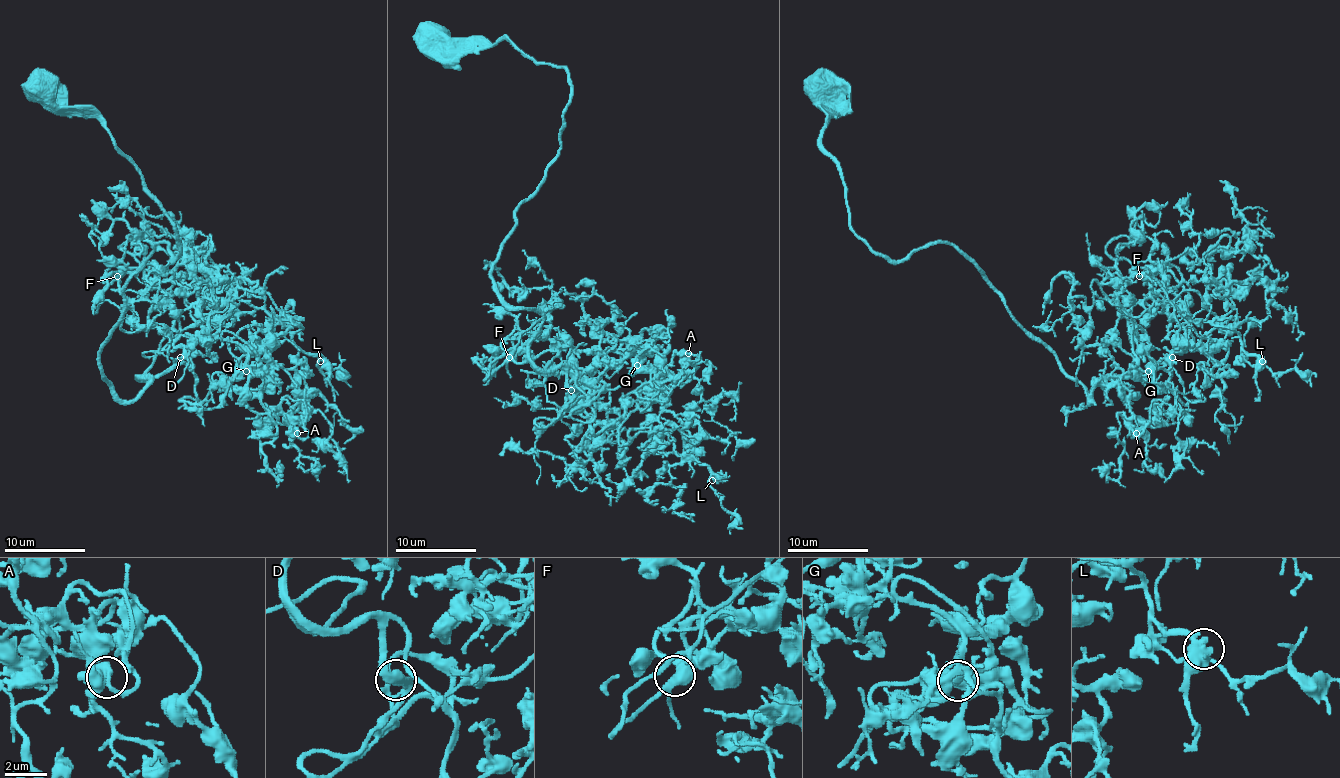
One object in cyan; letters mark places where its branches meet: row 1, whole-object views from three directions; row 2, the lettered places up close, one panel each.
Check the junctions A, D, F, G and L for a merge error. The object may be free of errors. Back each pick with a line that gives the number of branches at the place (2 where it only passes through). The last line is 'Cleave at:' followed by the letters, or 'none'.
Cleave at: none

